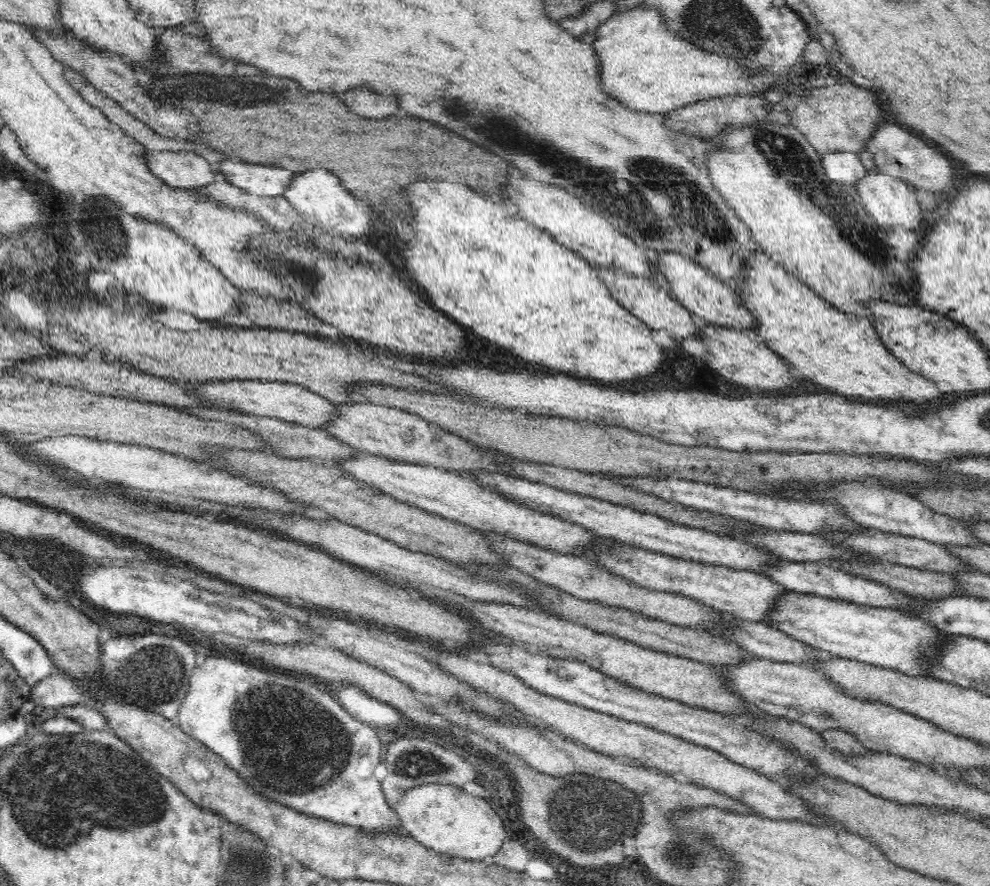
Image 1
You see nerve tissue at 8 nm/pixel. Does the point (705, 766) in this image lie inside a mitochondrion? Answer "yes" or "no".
no

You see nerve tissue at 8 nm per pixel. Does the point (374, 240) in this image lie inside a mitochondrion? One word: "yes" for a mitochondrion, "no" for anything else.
no

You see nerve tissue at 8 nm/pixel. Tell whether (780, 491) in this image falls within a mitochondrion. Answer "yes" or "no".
no

